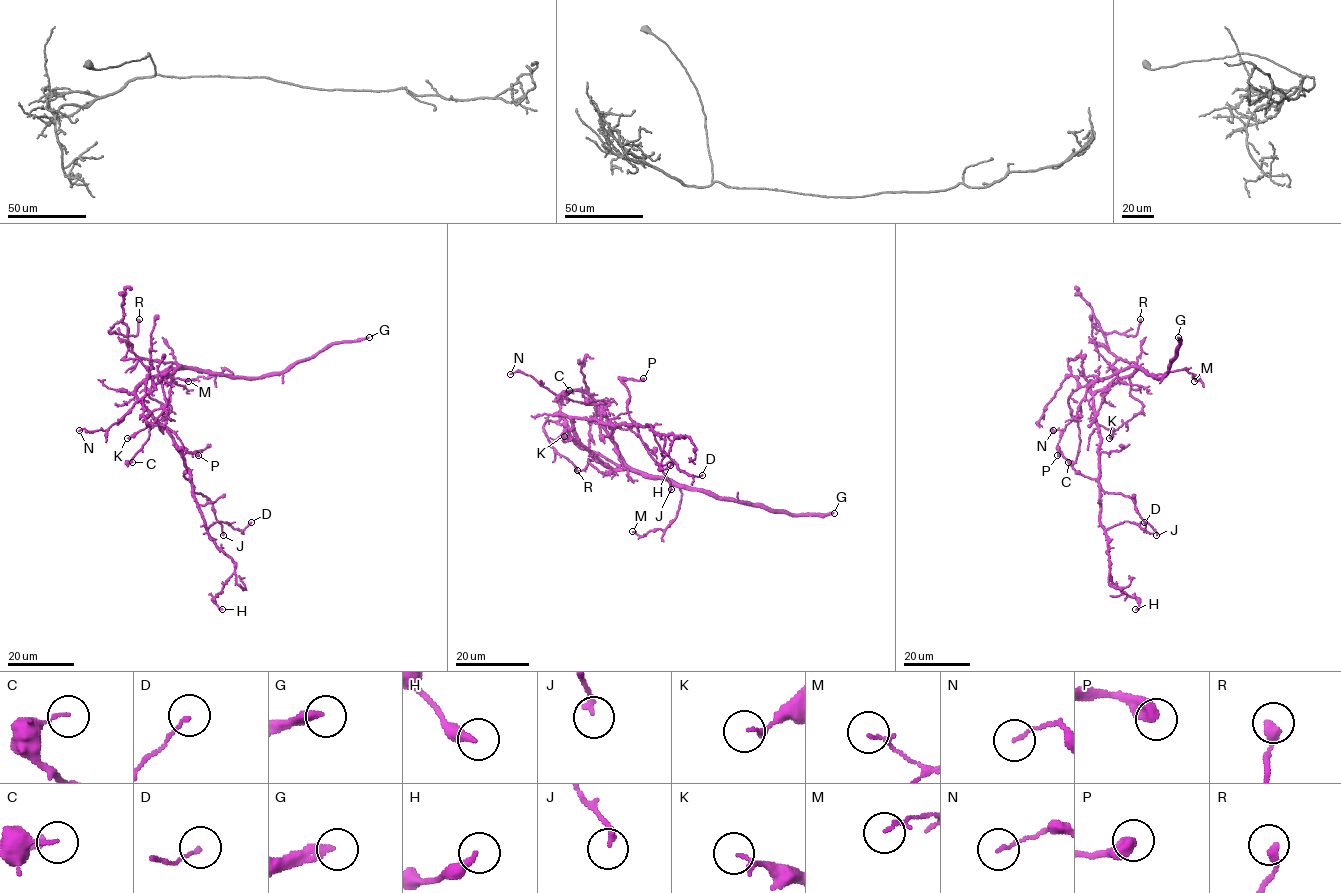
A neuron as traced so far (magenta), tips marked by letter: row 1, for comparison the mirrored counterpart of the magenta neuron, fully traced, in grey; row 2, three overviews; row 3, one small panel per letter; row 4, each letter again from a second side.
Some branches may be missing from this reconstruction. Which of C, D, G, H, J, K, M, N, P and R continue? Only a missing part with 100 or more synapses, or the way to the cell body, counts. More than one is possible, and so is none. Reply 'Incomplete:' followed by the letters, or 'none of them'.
Incomplete: G

